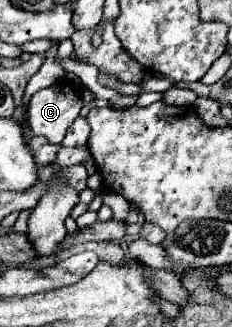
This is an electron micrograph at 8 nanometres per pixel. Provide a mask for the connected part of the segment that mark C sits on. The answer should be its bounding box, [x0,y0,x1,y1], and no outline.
[27,81,83,143]

